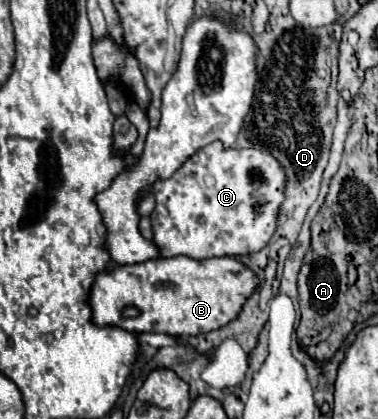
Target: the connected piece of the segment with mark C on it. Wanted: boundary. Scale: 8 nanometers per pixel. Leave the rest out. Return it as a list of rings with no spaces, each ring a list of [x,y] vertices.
[[[219,141],[207,145],[207,149],[201,149],[199,153],[195,153],[195,157],[191,157],[191,161],[187,161],[187,165],[183,165],[183,169],[175,171],[171,179],[167,181],[157,181],[153,185],[153,195],[157,201],[157,207],[151,215],[151,225],[153,225],[153,243],[159,247],[161,257],[173,257],[173,255],[187,255],[187,257],[195,257],[195,259],[205,259],[205,257],[235,257],[235,255],[247,255],[247,253],[255,253],[261,251],[267,241],[271,239],[271,235],[275,233],[275,213],[279,211],[279,205],[283,203],[283,169],[279,169],[279,163],[275,161],[275,157],[267,151],[261,149],[223,149],[219,145]]]

